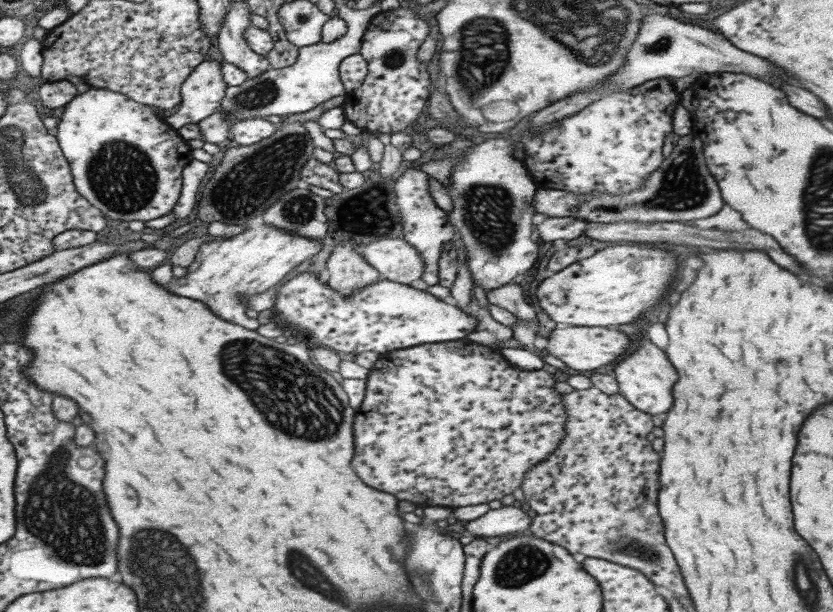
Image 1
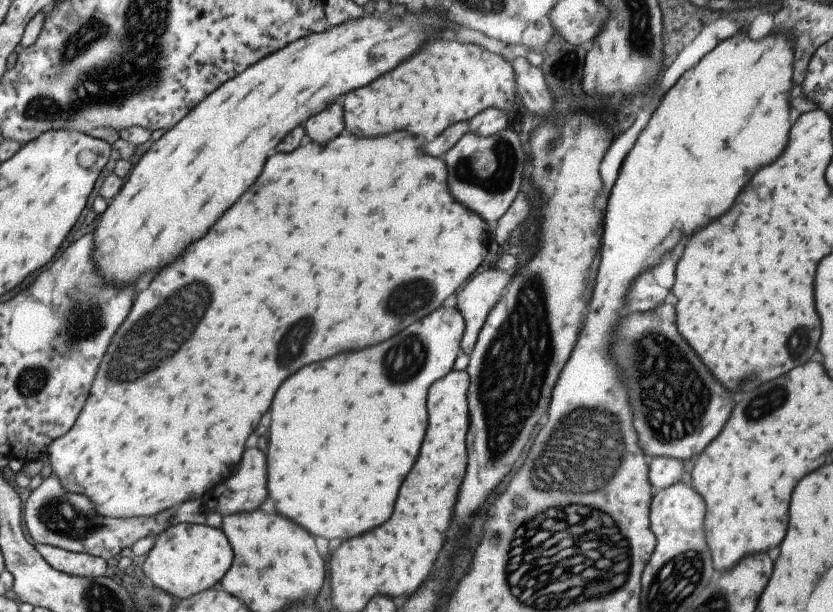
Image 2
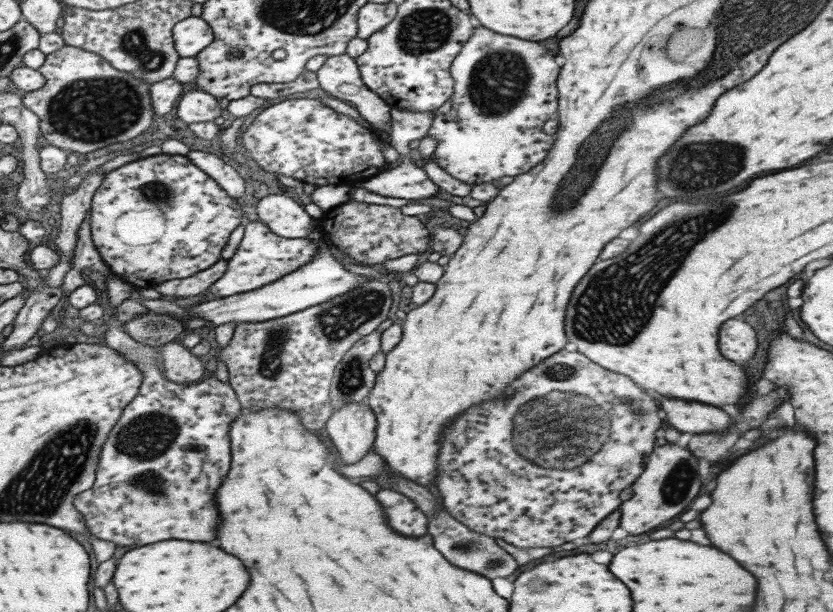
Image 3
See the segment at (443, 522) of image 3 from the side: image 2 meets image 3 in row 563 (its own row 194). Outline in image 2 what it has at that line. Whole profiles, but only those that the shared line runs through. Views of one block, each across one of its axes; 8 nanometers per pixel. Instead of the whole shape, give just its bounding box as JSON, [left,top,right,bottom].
[443,127,527,225]

